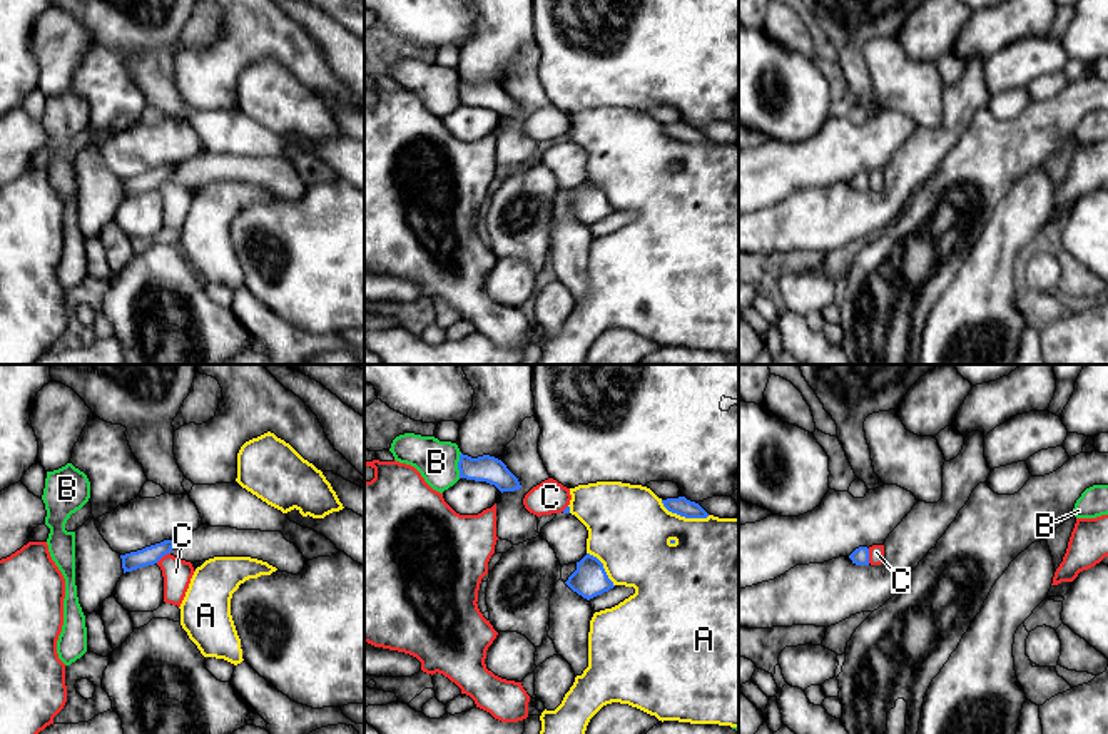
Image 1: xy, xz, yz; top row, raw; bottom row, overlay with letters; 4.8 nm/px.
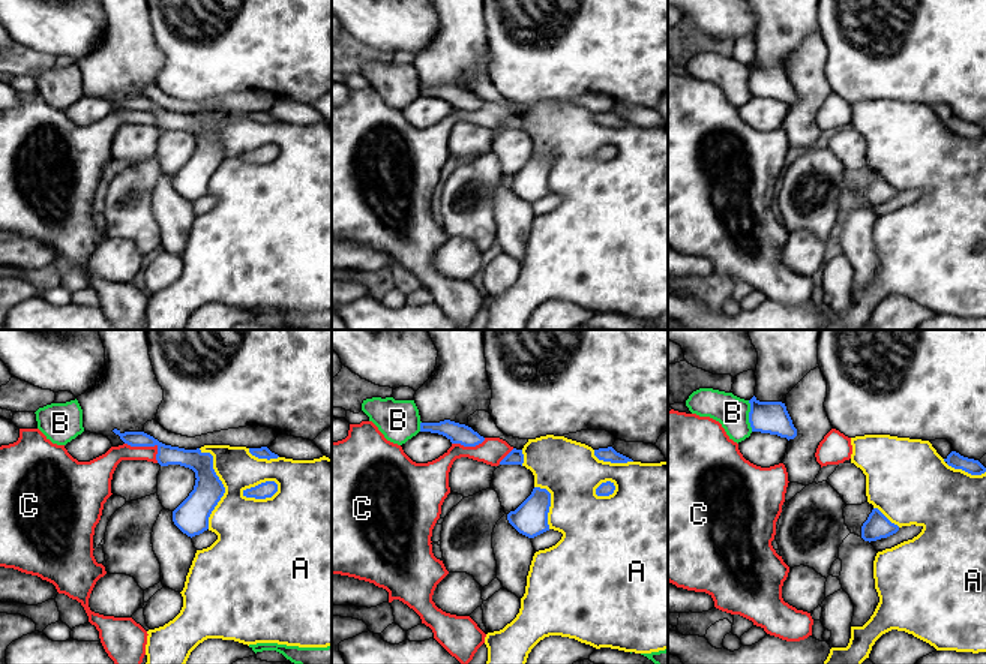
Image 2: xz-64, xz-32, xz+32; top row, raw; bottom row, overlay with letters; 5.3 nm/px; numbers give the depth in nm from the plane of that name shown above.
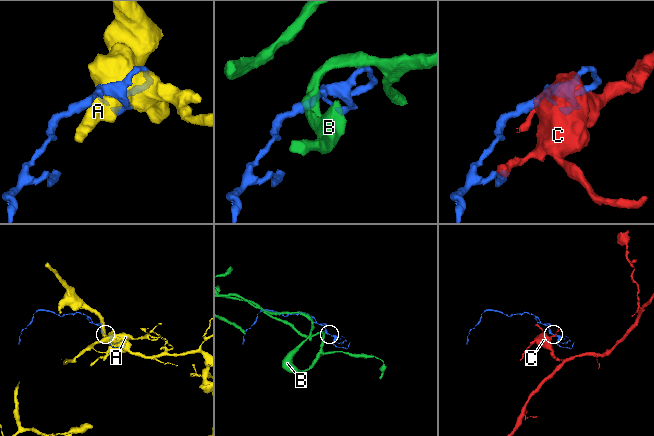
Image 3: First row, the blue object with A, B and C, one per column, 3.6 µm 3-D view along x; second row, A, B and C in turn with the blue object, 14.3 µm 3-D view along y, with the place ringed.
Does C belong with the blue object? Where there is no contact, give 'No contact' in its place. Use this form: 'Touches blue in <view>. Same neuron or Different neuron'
Touches blue in yz. Different neuron

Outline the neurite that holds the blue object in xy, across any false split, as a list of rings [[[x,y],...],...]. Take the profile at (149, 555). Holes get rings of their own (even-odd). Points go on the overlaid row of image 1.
[[[177,538],[164,540],[142,550],[120,555],[124,573],[157,563],[164,555],[170,553],[175,542]]]

